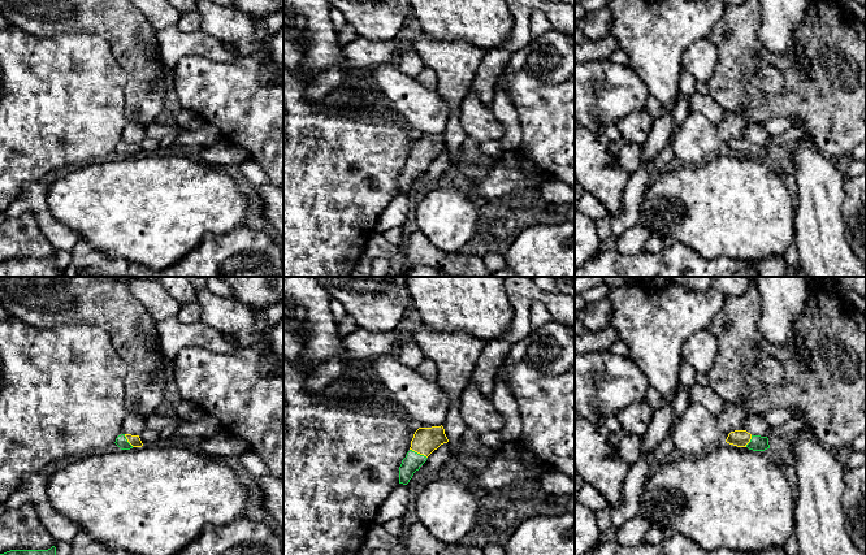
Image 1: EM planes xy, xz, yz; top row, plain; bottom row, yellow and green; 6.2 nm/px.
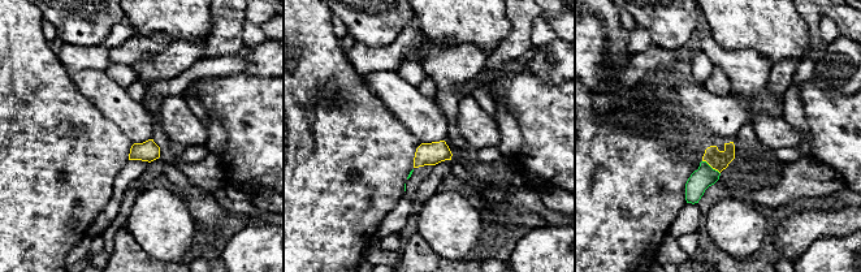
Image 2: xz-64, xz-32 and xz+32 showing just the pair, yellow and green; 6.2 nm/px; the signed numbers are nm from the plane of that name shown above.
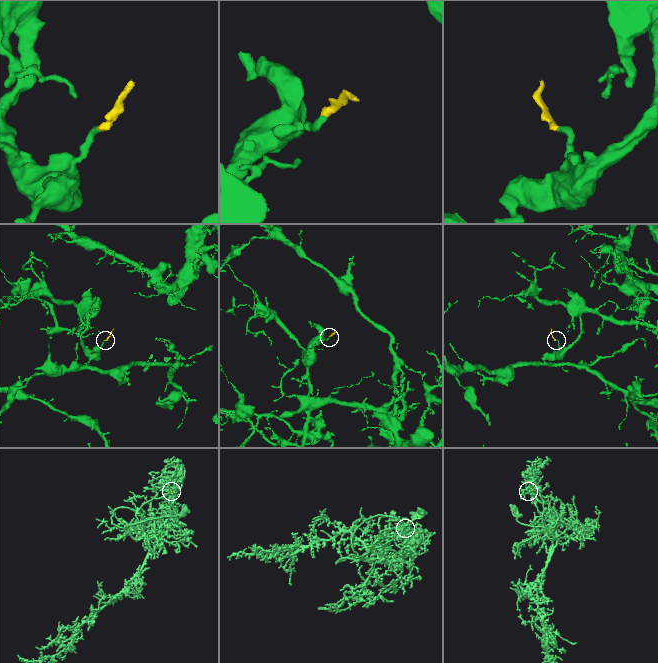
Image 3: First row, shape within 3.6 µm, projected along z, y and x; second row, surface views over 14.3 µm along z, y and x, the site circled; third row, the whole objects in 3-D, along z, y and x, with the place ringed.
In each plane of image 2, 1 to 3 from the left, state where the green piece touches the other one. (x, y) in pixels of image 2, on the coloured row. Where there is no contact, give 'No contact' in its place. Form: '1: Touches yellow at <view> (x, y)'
1: No contact
2: No contact
3: Touches yellow at xz+32 (712, 167)

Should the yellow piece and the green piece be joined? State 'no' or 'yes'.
yes

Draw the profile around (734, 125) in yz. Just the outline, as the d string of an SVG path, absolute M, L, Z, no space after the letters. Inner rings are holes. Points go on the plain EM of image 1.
M726 110L723 121L716 125L724 151L731 140L745 139L745 129L752 123L754 122L748 116L740 112Z

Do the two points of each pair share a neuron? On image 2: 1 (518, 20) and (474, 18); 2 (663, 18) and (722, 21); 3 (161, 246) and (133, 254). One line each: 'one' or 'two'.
1: two
2: two
3: two

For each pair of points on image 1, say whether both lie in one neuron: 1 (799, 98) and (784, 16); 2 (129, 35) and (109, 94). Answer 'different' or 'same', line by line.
1: different
2: different

